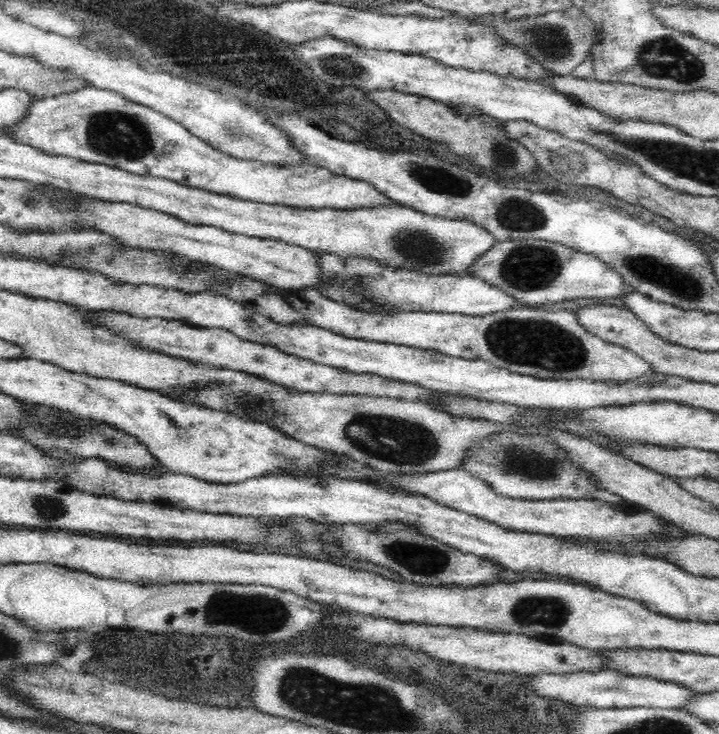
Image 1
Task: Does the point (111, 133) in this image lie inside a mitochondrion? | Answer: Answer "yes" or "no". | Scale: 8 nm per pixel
yes

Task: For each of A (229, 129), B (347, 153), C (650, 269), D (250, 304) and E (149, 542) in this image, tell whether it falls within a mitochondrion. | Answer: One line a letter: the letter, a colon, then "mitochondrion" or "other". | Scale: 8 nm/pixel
A: mitochondrion
B: other
C: mitochondrion
D: other
E: other

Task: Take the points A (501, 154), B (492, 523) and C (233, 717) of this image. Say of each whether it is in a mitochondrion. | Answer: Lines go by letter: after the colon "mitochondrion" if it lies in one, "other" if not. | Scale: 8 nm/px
A: mitochondrion
B: other
C: other

